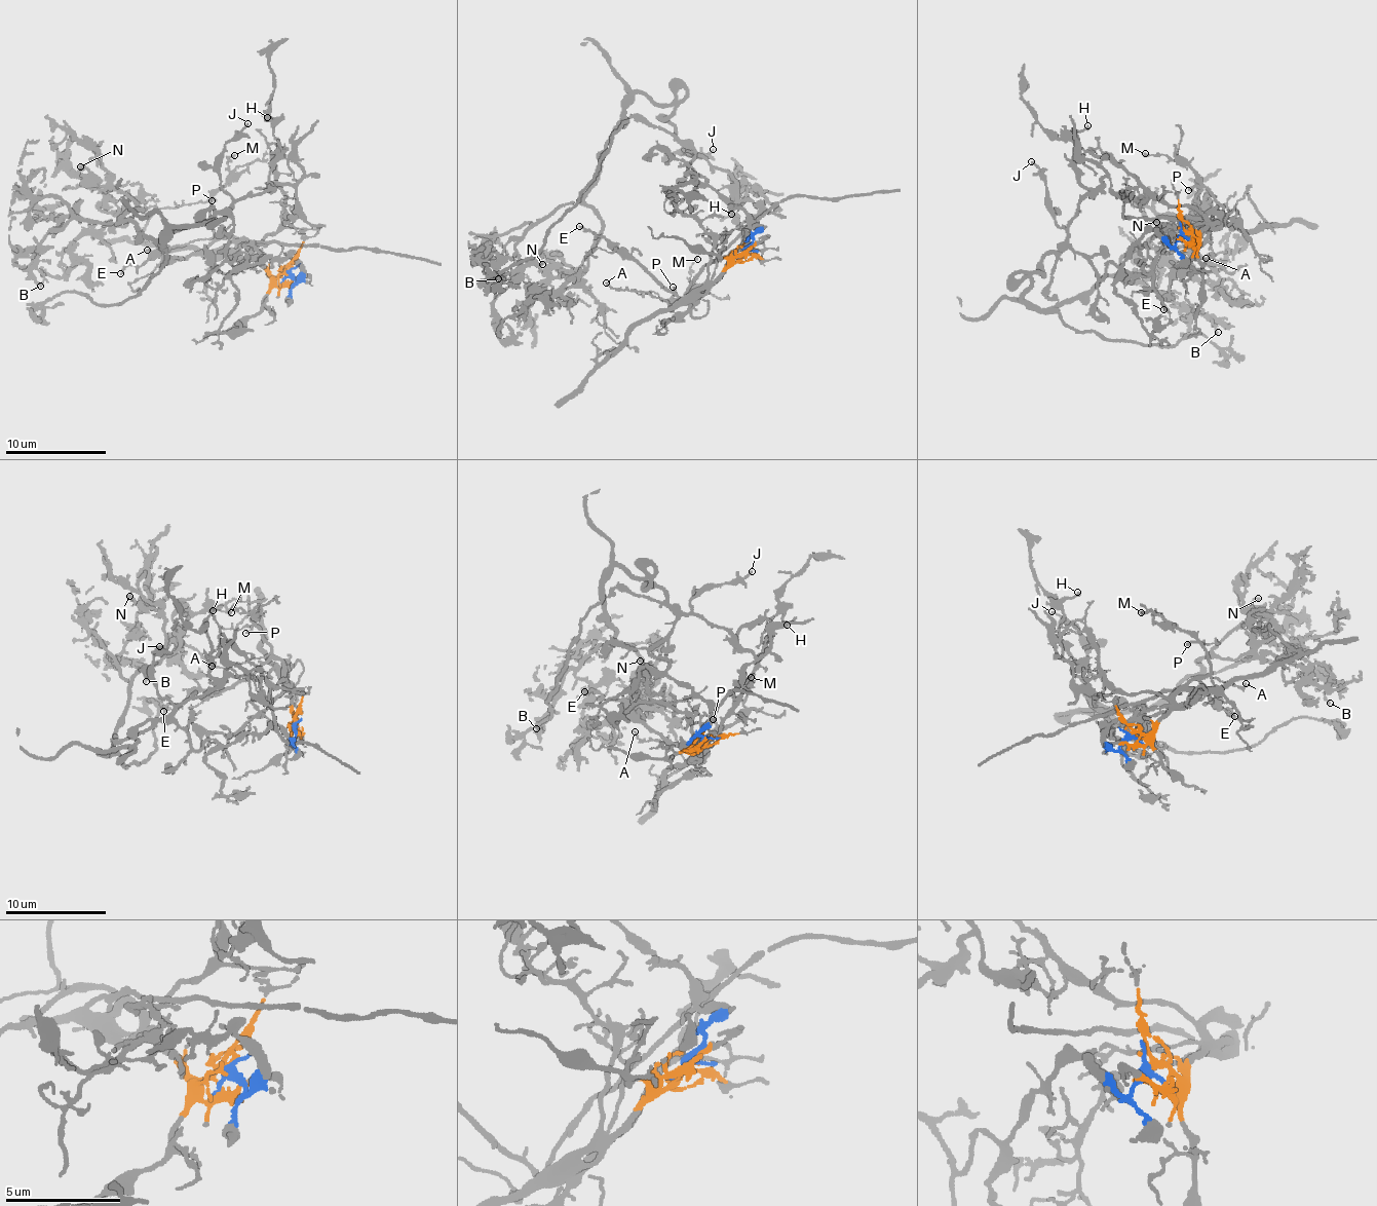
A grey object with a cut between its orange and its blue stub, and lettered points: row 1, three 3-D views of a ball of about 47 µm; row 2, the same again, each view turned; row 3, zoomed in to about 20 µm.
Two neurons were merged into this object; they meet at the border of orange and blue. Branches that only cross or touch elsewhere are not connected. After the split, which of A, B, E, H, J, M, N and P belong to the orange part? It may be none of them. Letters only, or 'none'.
A, E, M, P

